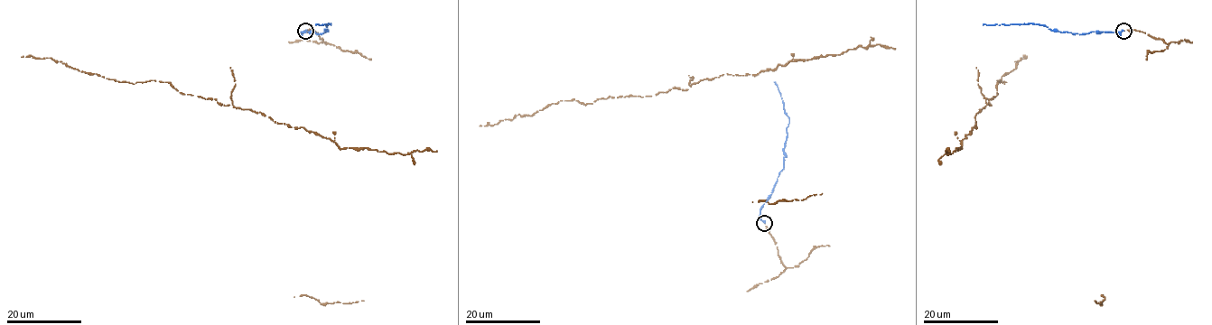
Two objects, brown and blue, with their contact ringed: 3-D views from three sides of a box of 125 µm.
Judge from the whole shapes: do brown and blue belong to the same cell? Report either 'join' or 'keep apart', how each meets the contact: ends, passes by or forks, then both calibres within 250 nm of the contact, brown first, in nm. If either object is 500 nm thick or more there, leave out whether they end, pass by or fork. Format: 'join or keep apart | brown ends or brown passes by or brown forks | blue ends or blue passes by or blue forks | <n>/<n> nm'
join | brown ends | blue ends | 90/300 nm

